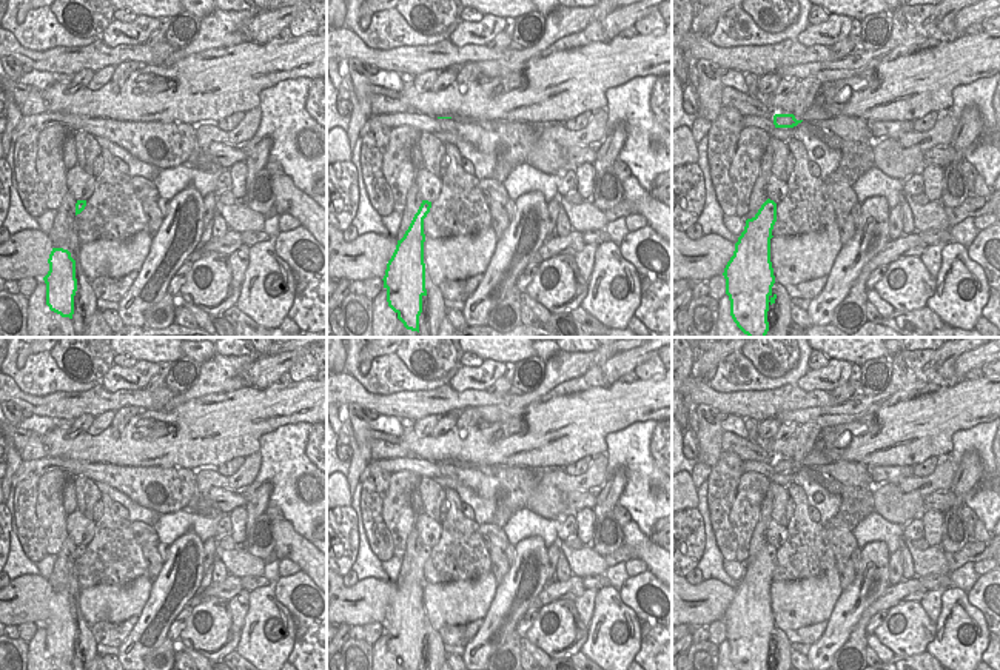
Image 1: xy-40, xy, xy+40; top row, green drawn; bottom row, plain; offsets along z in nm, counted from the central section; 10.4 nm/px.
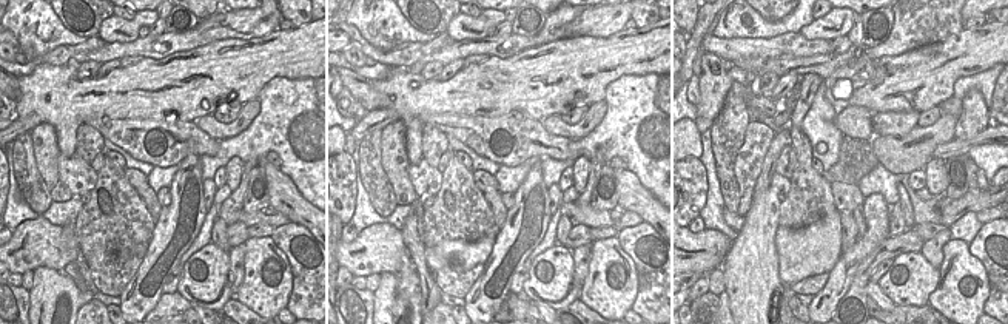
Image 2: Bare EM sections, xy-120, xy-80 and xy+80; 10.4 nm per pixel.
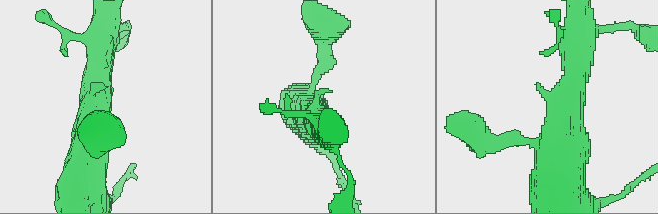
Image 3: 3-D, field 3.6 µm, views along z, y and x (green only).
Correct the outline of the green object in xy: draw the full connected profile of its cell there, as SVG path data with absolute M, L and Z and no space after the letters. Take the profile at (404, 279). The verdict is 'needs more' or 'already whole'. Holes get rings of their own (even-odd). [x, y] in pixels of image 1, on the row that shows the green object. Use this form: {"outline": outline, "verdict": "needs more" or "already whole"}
{"outline": "M422 200L404 237L387 263L384 288L388 307L407 330L419 333L419 316L425 290L424 263L424 219L430 213L431 202Z", "verdict": "already whole"}

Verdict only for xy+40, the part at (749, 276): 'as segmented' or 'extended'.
as segmented

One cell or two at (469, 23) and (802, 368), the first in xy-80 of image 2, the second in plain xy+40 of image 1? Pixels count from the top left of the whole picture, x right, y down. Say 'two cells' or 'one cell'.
two cells

